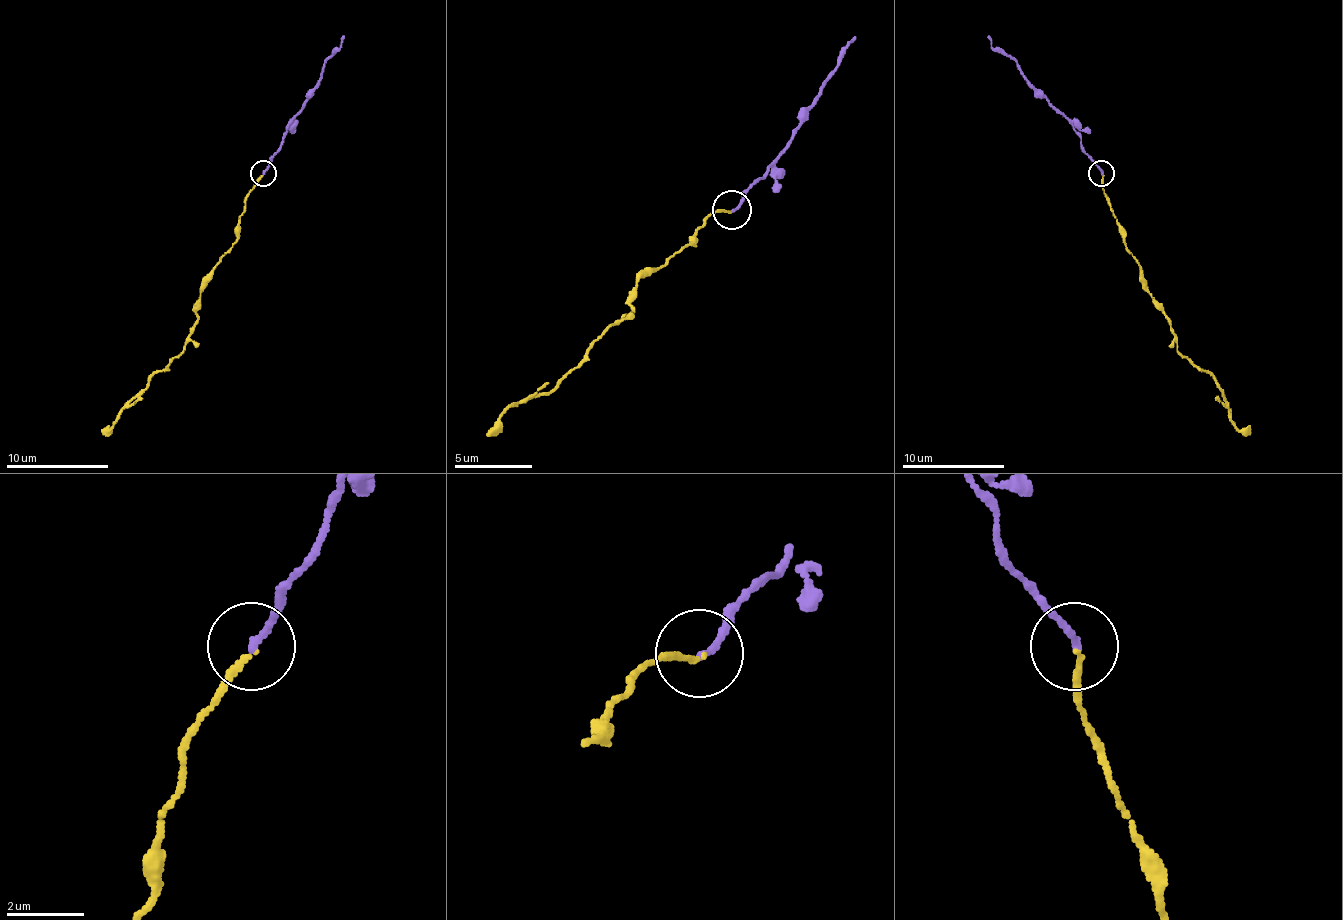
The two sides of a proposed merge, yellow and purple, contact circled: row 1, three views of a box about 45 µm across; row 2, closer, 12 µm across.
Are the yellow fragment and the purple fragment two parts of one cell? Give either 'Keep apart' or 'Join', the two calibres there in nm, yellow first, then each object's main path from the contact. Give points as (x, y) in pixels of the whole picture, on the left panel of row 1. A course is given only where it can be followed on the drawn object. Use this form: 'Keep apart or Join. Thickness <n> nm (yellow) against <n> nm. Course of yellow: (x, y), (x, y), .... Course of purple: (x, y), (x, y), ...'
Join. Thickness 140 nm (yellow) against 190 nm. Course of yellow: (262, 175), (244, 203), (237, 241), (201, 293), (198, 318), (185, 349), (149, 380), (116, 423), (101, 431). Course of purple: (262, 172), (278, 152), (285, 126), (321, 77), (321, 67), (342, 46), (344, 36)

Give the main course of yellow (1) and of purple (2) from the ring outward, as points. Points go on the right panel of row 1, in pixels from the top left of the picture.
1: (1102, 175), (1102, 190), (1122, 241), (1166, 318), (1176, 349), (1215, 380), (1233, 423), (1251, 431)
2: (1102, 172), (1084, 152), (1074, 126), (1025, 77), (1020, 67), (992, 46), (986, 36)

